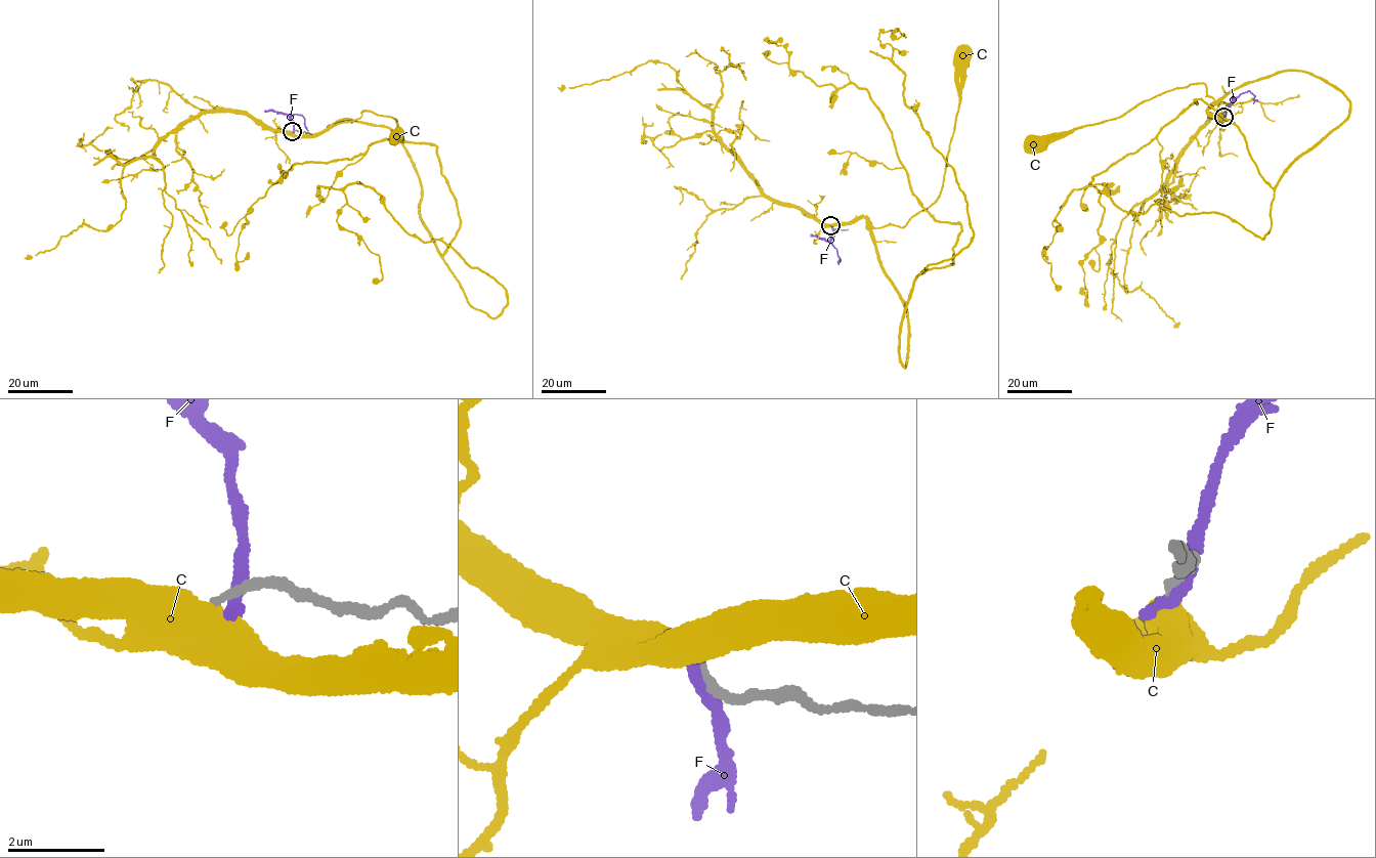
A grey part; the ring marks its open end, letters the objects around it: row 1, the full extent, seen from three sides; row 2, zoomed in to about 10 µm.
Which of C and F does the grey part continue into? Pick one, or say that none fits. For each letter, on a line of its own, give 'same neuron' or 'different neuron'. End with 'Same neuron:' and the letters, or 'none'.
C: different neuron
F: different neuron
Same neuron: none

